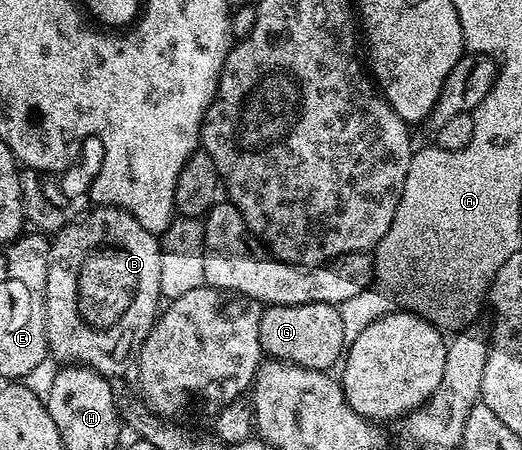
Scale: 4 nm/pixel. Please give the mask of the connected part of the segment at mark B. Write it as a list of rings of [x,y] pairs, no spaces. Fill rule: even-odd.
[[[96,207],[91,210],[89,217],[81,216],[73,220],[72,224],[61,229],[51,238],[48,251],[48,274],[46,275],[46,339],[48,340],[48,352],[53,358],[57,357],[64,365],[84,365],[87,369],[98,371],[109,379],[117,379],[128,368],[137,364],[142,343],[148,337],[148,332],[157,319],[162,309],[160,296],[160,284],[162,283],[162,255],[160,254],[160,242],[157,234],[146,231],[138,219],[134,219],[123,209],[111,207]]]

